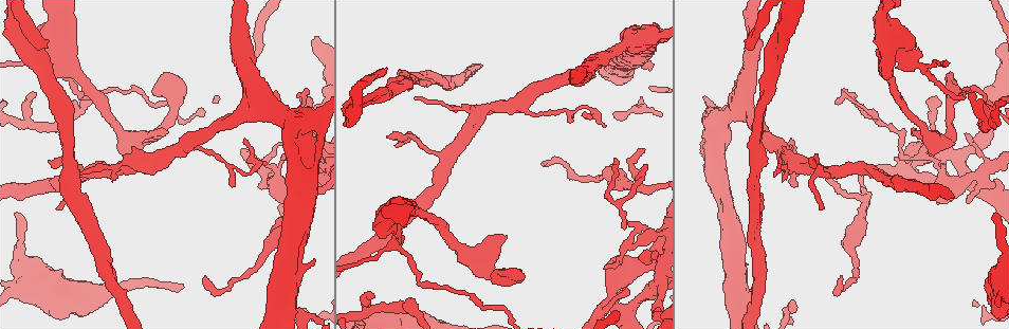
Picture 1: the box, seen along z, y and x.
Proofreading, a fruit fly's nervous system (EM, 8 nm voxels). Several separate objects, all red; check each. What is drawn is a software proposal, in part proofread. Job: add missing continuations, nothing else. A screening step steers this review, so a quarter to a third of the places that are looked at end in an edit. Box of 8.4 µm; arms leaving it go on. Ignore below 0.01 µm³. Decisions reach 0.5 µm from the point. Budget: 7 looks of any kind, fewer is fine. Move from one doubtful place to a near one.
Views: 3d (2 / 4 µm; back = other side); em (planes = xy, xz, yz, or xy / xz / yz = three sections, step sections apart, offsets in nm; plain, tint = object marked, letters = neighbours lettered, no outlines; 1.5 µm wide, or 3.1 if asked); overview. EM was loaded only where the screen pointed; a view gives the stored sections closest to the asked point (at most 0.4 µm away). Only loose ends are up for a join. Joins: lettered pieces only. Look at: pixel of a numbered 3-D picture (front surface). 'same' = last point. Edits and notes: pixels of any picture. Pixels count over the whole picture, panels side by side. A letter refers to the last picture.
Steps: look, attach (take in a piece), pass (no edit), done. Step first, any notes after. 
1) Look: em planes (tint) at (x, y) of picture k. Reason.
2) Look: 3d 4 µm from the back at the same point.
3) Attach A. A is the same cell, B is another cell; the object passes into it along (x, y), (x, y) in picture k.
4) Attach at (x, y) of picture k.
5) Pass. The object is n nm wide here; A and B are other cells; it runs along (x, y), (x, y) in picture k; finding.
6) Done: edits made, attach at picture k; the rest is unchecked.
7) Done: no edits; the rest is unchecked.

Look: 3d 2 µm at (966, 136) of picture 1. Thin end.

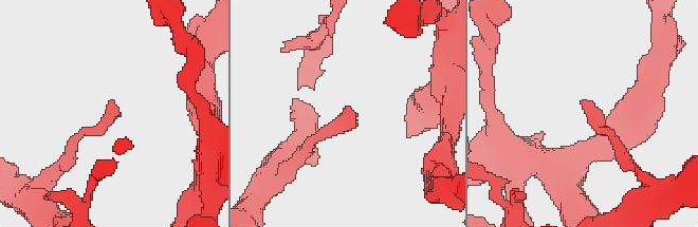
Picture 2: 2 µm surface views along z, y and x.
Look: em planes (plain) at (111, 100) of picture 2. Shape alone is not enough.

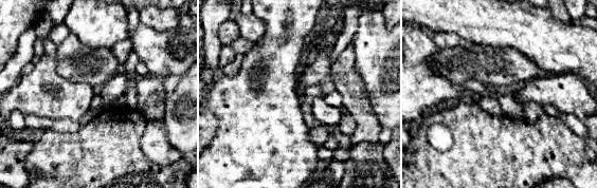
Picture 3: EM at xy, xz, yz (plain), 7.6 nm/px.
Look: em planes (letters) at the same point.

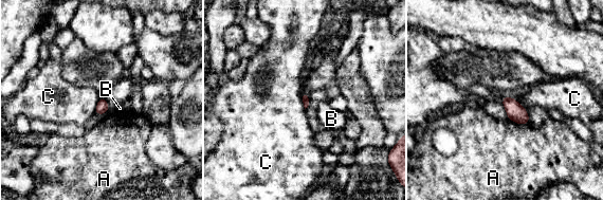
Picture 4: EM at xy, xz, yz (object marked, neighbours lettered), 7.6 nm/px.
Pass. A, B and C are other cells; a border runs along (102, 96), (94, 113) in picture 4; no lettered piece goes on from it.

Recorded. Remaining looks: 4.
Look: 3d 2 µm at (312, 263) of picture 1. Thick end.

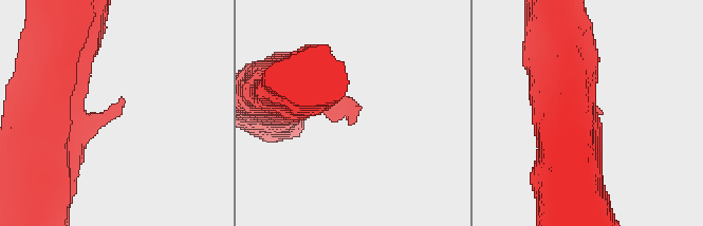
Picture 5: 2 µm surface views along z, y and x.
Look: em planes (plain) at (599, 114) of picture 5.

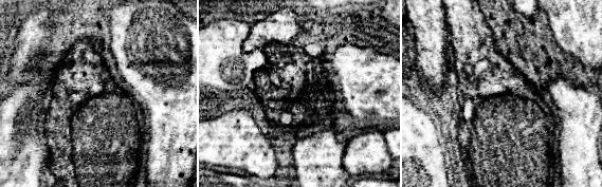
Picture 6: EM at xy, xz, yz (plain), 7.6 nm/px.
Look: em planes (letters) at the same point. What lies round it.

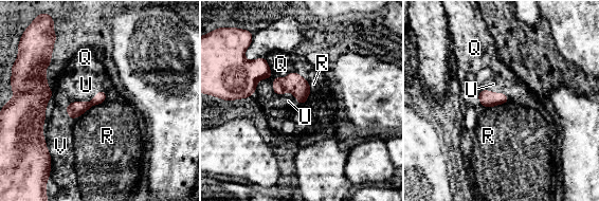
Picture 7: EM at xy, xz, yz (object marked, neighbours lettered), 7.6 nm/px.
Pass. Q, R, U and V are other cells; a border runs along (503, 103), (493, 106), (482, 106) in picture 7; no lettered piece goes on from it.

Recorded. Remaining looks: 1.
Done: no edits; the rest is unchecked.

